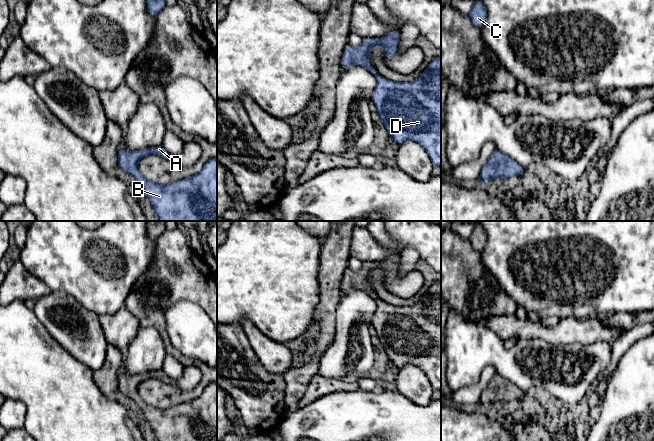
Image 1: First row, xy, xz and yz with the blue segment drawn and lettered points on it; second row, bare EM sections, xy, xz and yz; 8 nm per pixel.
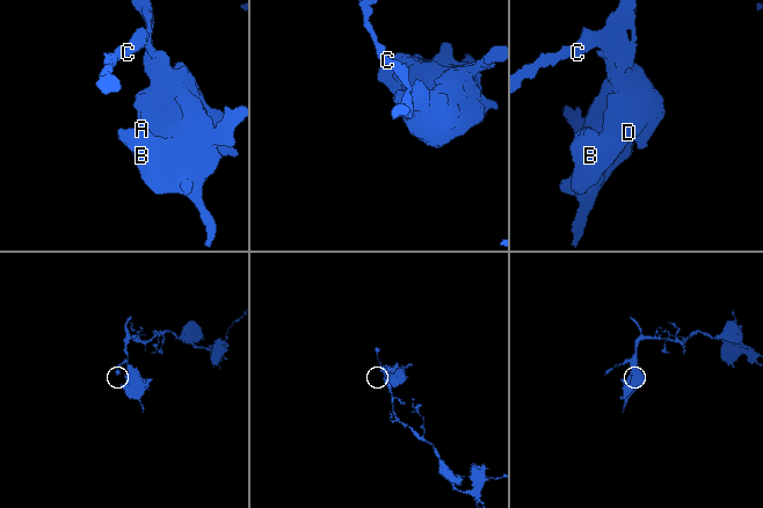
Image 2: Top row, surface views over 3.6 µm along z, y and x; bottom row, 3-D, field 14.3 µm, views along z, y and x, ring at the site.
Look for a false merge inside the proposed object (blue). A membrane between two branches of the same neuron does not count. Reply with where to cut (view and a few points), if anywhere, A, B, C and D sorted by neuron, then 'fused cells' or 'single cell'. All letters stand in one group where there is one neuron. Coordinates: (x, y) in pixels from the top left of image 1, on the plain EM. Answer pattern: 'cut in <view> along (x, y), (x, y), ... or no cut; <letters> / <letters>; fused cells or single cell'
no cut; A B C D; single cell

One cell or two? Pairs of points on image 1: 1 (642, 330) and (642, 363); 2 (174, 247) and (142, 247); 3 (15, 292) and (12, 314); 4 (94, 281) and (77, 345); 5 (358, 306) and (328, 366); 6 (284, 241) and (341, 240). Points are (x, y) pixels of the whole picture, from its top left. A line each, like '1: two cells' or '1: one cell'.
1: two cells
2: two cells
3: two cells
4: two cells
5: one cell
6: two cells

